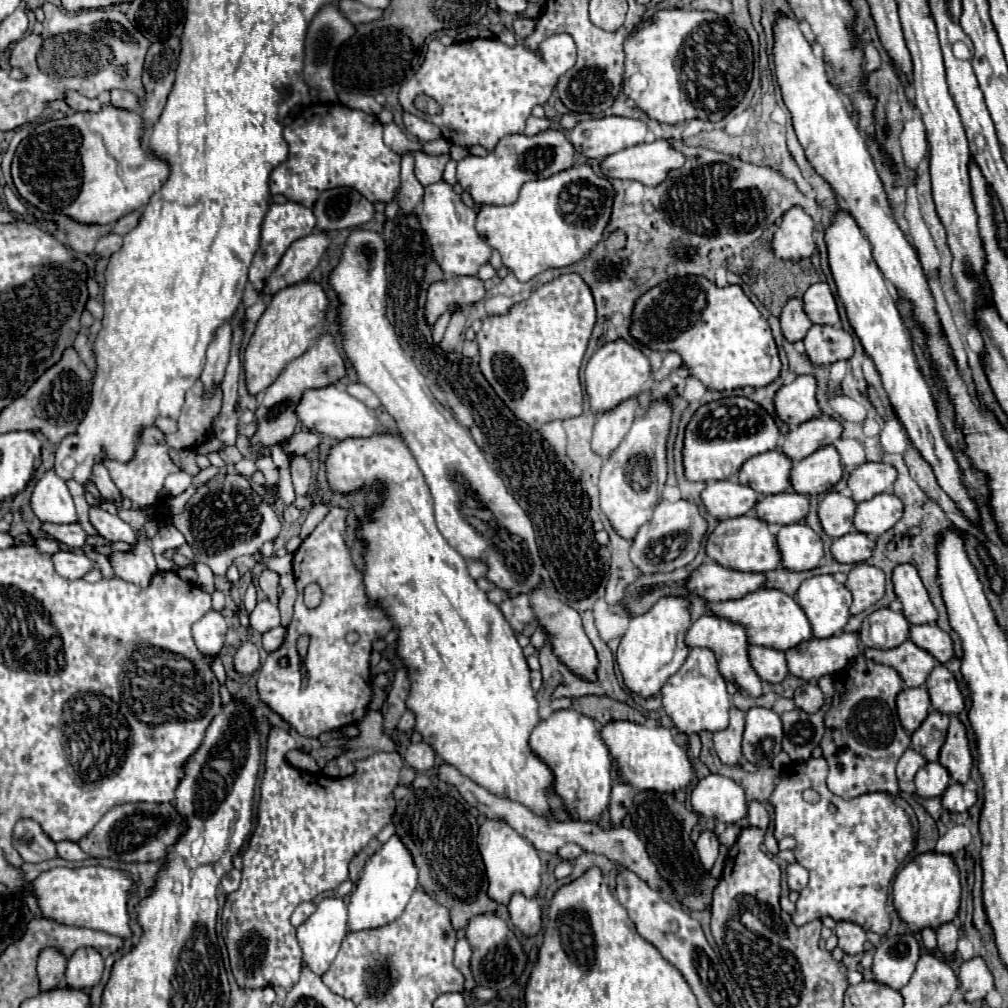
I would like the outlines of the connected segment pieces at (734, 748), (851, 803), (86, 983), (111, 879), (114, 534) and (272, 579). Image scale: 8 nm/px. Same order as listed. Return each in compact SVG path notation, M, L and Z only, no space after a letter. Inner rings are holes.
M740 709L730 711L730 725L724 731L714 733L714 749L722 763L740 765L742 761L742 733L744 733L744 713Z
M824 757L792 763L782 771L770 795L776 839L792 835L796 839L796 861L810 873L810 881L796 901L792 921L800 927L820 917L832 917L834 921L854 921L864 931L886 935L890 929L886 911L890 881L916 845L912 819L902 807L900 797L890 793L866 793L856 799L842 799L830 793L826 775L828 763ZM804 789L818 791L820 801L806 803L802 799ZM830 803L836 805L834 813L830 811Z
M78 949L66 967L66 985L70 989L90 991L100 983L104 971L104 959L96 949Z
M58 867L46 873L40 873L32 883L32 895L38 901L38 907L46 919L58 921L60 925L86 927L104 931L116 937L128 937L128 897L130 897L132 877L126 871L108 869L108 867L80 867L68 869Z
M92 507L90 509L90 521L98 529L98 533L102 537L106 537L106 541L112 541L112 543L124 541L130 547L134 547L136 541L138 541L134 531L130 529L130 525L124 523L118 515L110 515L110 513L106 513L106 511L98 509L98 507Z
M266 569L266 571L260 575L258 583L260 583L260 589L266 593L268 601L274 603L274 605L278 605L278 573Z

